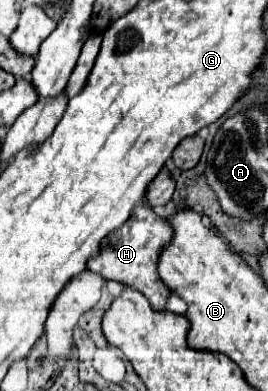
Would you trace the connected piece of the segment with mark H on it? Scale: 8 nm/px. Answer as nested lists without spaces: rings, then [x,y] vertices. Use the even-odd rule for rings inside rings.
[[[138,205],[132,211],[126,225],[118,227],[102,241],[102,251],[100,251],[100,255],[96,255],[88,261],[88,269],[94,273],[100,273],[104,279],[114,279],[118,283],[134,287],[150,301],[150,305],[156,311],[160,311],[160,309],[164,309],[170,289],[160,279],[156,267],[158,267],[158,253],[168,241],[170,241],[170,225],[166,223],[166,219],[156,215],[150,207]]]

